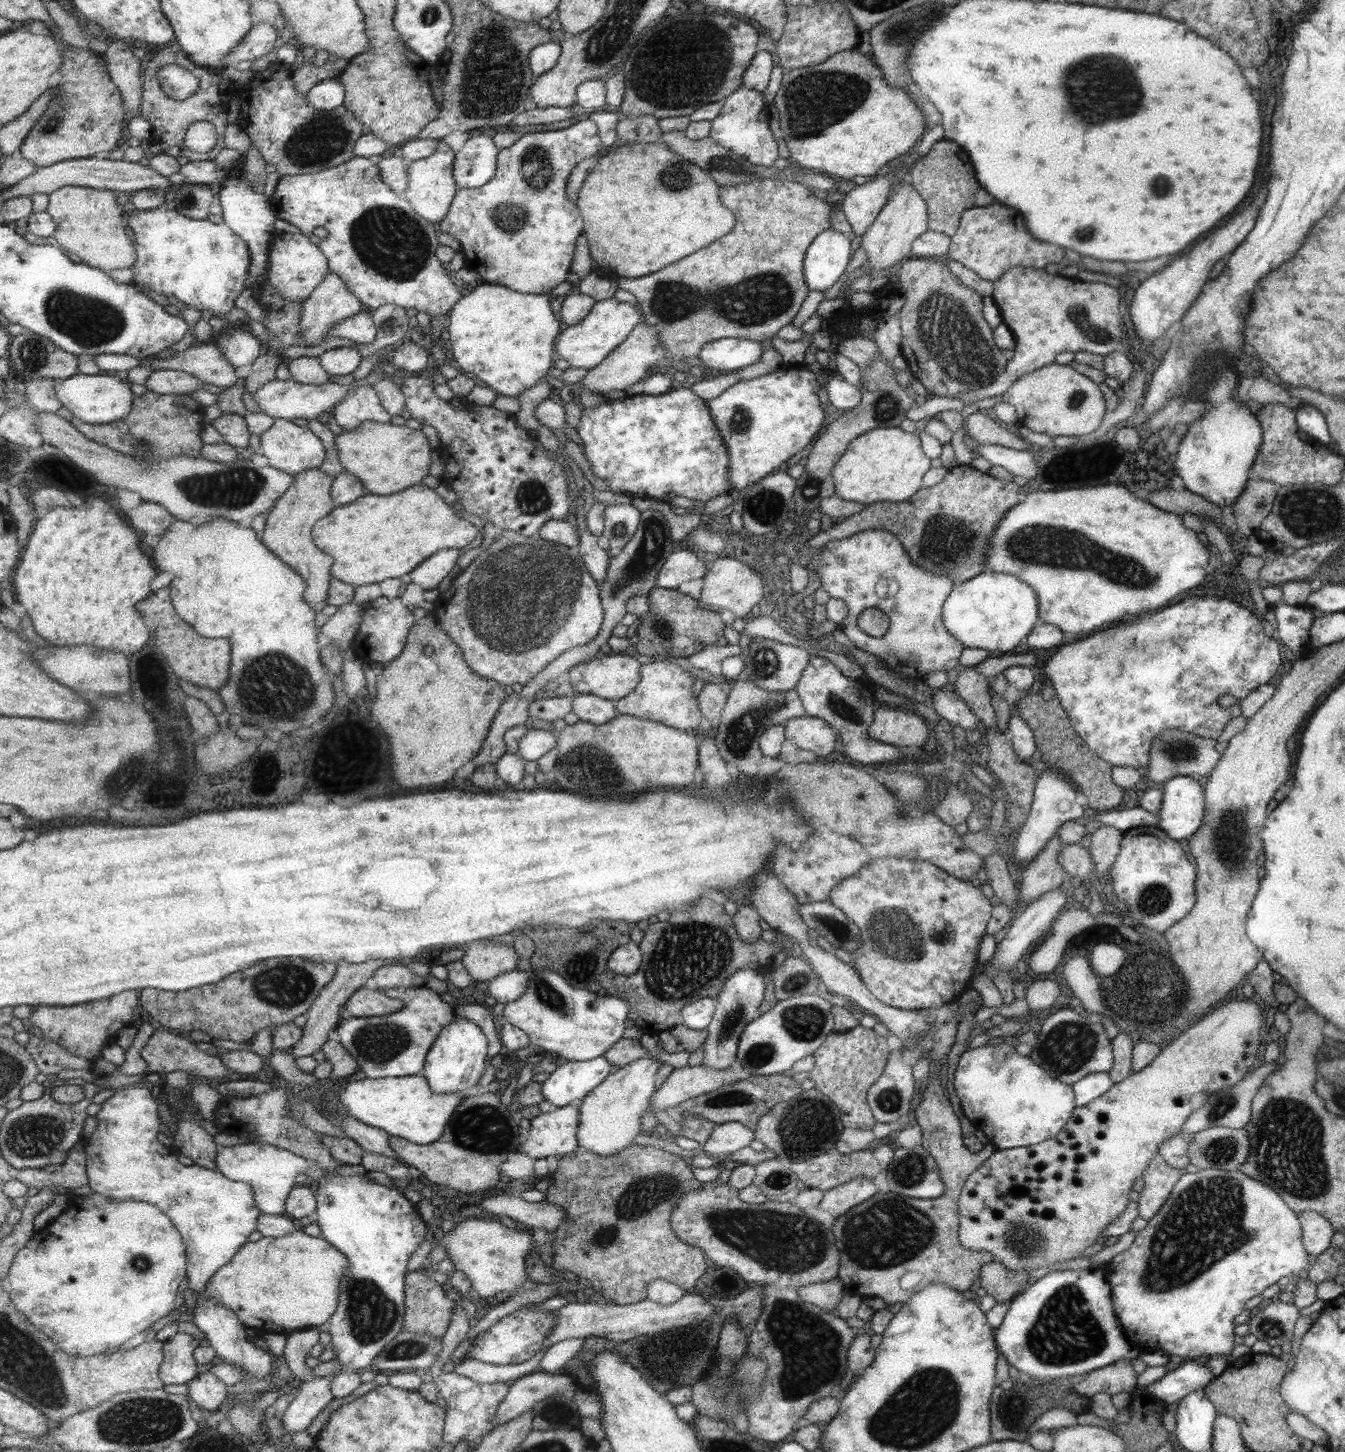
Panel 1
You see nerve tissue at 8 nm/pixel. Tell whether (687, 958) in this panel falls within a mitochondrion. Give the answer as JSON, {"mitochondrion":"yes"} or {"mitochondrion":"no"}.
{"mitochondrion":"yes"}

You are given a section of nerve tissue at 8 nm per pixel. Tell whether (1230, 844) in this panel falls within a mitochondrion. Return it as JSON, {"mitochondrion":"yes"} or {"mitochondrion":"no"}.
{"mitochondrion":"yes"}

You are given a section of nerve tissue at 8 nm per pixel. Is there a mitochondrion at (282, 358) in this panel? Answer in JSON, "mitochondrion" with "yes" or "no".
{"mitochondrion":"no"}

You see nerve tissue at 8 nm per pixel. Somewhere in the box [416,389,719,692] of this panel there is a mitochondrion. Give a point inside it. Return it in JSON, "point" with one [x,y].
{"point":[504,600]}

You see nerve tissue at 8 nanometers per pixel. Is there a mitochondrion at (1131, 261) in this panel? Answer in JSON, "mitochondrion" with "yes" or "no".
{"mitochondrion":"no"}

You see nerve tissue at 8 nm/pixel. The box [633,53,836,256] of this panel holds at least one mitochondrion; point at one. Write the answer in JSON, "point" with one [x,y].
{"point":[710,92]}

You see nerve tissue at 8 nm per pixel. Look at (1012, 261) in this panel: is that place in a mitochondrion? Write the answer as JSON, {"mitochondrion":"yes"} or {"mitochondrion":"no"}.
{"mitochondrion":"no"}

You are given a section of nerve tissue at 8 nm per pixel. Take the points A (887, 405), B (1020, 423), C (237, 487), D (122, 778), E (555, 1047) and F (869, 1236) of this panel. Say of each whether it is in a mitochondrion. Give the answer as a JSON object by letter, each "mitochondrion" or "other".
{"A":"mitochondrion","B":"other","C":"mitochondrion","D":"mitochondrion","E":"other","F":"mitochondrion"}

